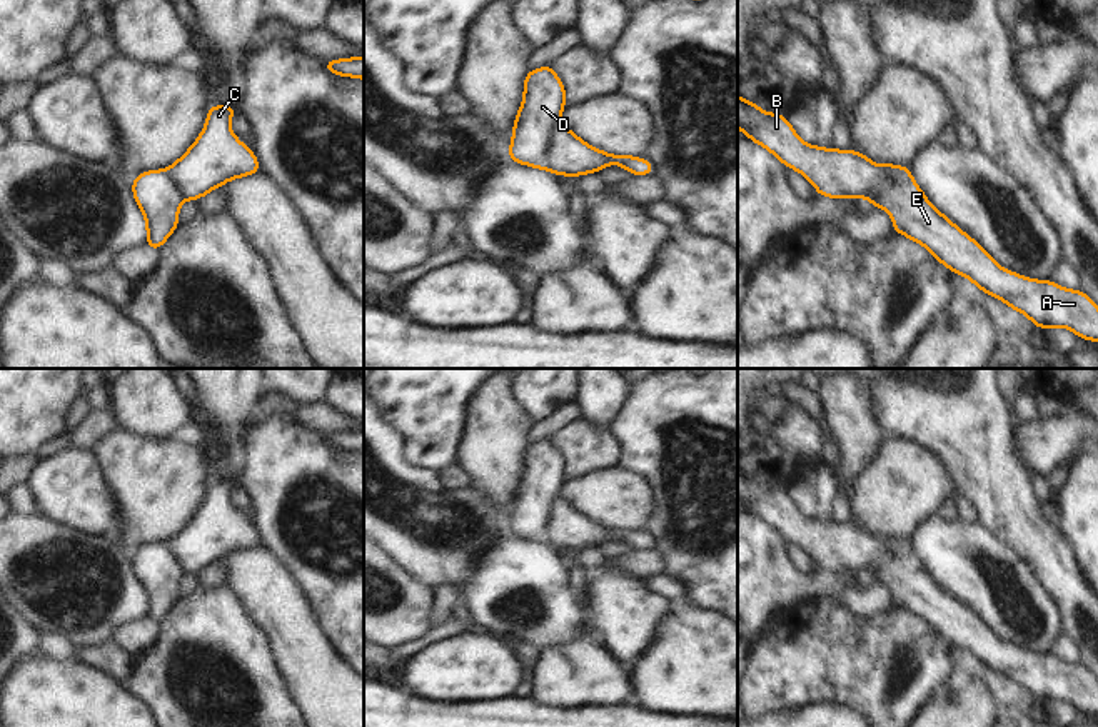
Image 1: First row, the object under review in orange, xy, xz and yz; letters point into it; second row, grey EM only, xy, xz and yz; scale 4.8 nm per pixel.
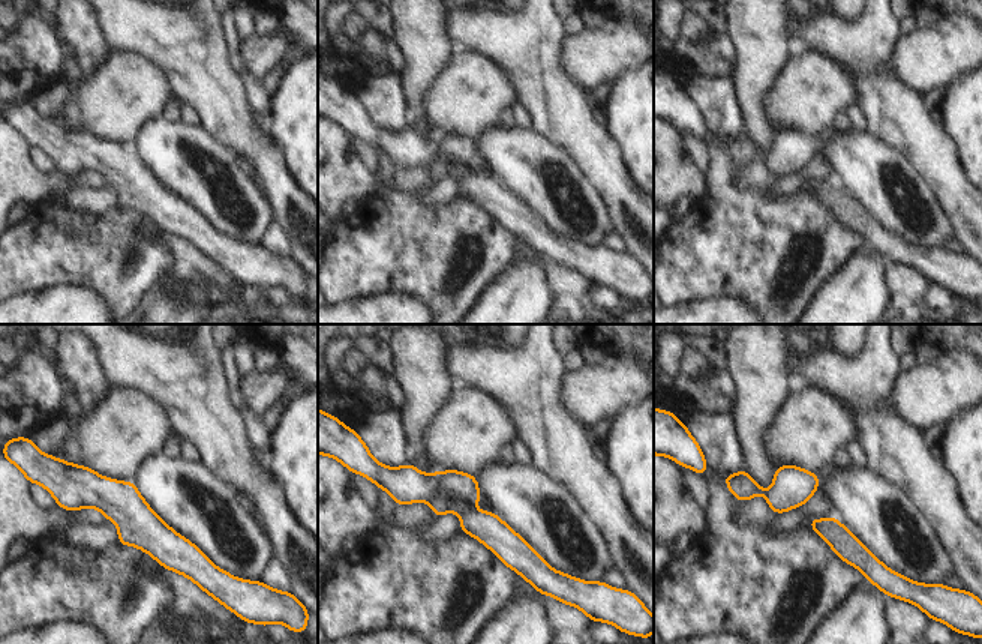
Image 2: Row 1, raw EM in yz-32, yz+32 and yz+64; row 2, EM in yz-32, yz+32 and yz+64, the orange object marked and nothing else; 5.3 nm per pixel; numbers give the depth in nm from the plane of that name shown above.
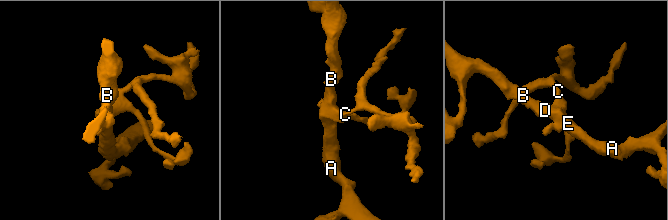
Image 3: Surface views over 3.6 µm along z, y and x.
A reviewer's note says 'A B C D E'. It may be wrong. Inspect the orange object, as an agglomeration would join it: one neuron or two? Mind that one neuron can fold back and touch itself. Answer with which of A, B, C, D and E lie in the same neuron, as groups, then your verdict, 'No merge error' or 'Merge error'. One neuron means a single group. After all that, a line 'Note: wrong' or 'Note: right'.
Groups: A B D E / C. Merge error
Note: wrong

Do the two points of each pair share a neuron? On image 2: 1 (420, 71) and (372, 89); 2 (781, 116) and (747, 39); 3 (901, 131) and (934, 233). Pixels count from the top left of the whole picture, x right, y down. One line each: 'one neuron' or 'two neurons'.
1: two neurons
2: two neurons
3: two neurons

